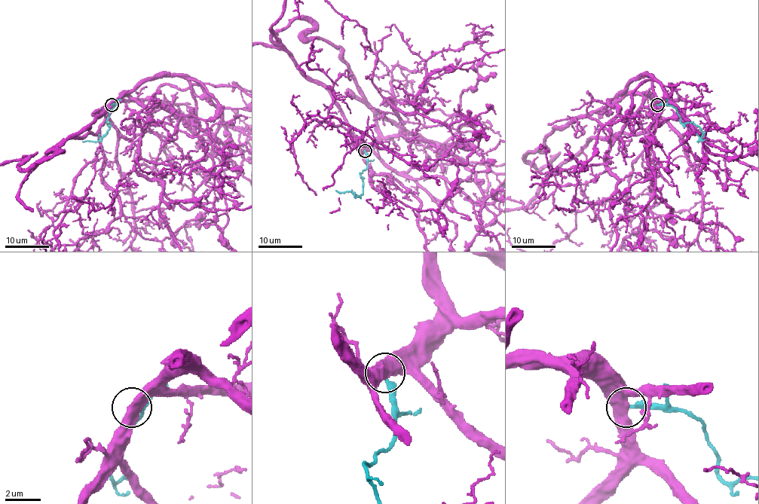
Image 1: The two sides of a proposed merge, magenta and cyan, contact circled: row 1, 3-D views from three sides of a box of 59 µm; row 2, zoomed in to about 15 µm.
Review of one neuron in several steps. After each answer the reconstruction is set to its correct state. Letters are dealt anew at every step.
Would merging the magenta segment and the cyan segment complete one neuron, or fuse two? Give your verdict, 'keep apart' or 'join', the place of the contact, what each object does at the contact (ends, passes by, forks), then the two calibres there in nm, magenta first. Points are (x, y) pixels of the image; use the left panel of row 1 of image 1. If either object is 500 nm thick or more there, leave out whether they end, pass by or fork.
keep apart; place (111, 105); calibres 550 and 260 nm

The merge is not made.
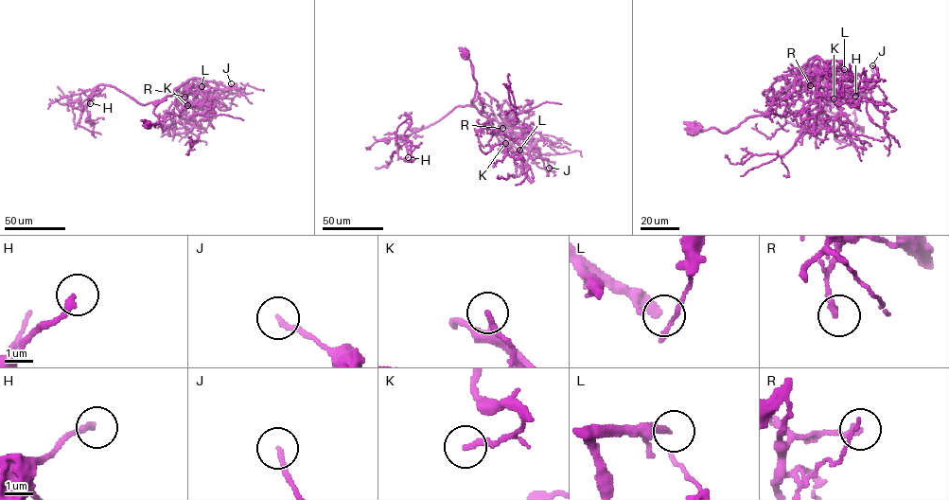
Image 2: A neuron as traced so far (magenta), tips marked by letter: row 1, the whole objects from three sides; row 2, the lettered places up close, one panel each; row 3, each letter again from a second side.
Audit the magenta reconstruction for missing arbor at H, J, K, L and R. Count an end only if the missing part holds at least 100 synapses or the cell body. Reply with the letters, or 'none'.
L

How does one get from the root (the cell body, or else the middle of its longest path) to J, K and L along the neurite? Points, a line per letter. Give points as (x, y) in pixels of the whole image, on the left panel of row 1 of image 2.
J: (148, 124), (155, 126), (159, 119), (154, 109), (181, 85), (213, 92), (212, 101), (230, 94), (231, 83)
K: (148, 124), (155, 126), (159, 119), (154, 109), (163, 98), (179, 91), (186, 98), (187, 105)
L: (148, 124), (155, 126), (159, 119), (154, 109), (166, 97), (175, 95), (181, 85), (202, 86)

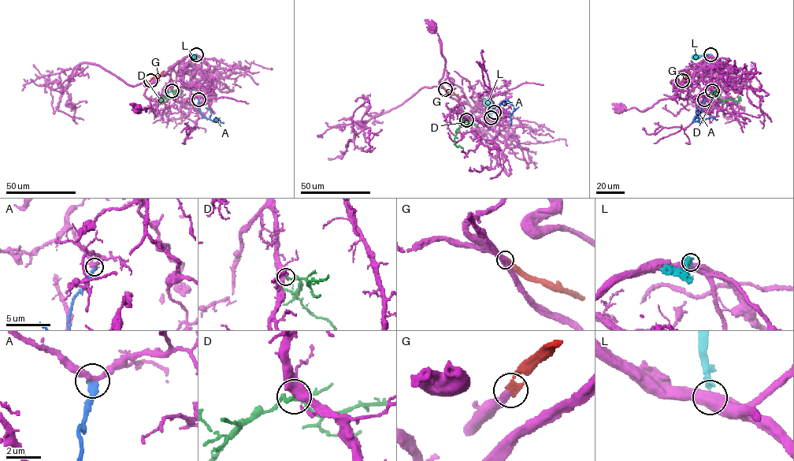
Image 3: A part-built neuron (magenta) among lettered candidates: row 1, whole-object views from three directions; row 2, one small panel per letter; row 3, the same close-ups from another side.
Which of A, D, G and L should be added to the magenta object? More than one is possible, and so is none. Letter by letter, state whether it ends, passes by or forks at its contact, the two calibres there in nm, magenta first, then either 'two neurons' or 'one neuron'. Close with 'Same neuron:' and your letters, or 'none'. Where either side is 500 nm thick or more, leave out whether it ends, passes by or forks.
A: 320 nm thick on the magenta side, 500 nm on the other; two neurons
D: it ends there; 480 nm thick on the magenta side, 170 nm on the other; one neuron
G: it ends there; 360 nm thick on the magenta side, 400 nm on the other; one neuron
L: 600 nm thick on the magenta side, 240 nm on the other; two neurons
Same neuron: D, G

